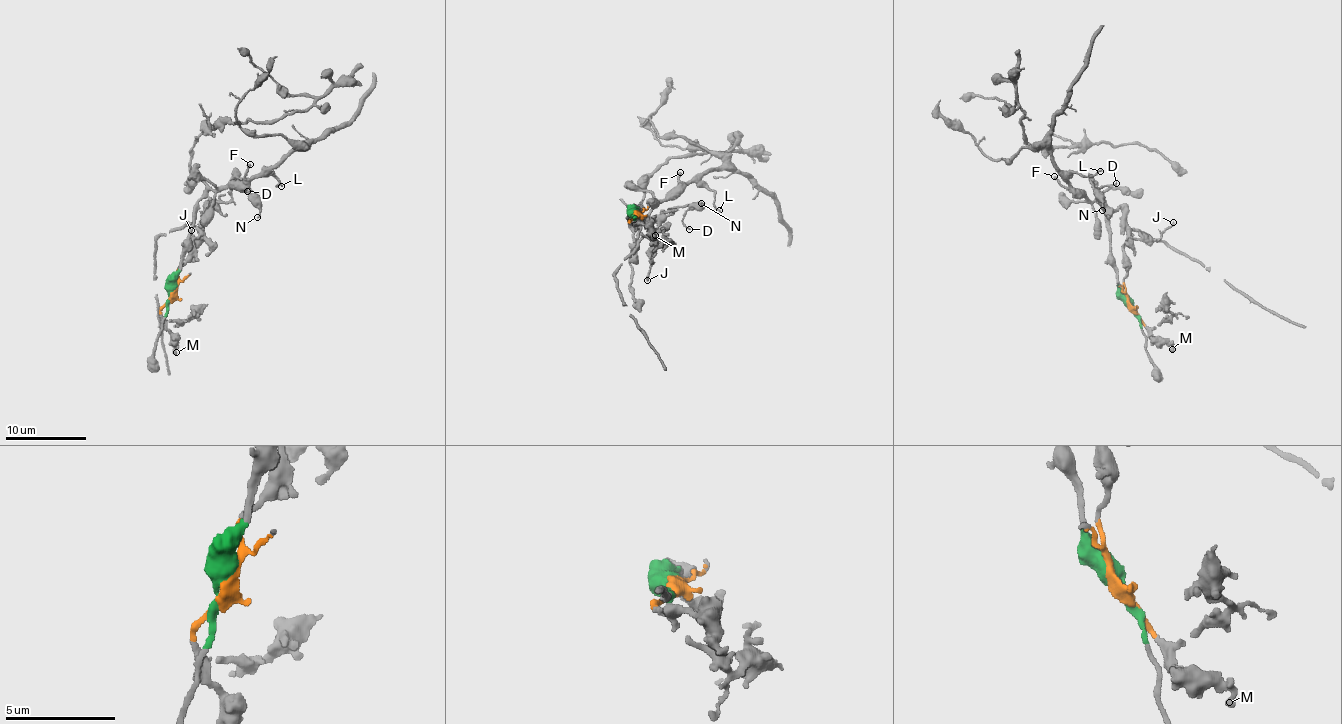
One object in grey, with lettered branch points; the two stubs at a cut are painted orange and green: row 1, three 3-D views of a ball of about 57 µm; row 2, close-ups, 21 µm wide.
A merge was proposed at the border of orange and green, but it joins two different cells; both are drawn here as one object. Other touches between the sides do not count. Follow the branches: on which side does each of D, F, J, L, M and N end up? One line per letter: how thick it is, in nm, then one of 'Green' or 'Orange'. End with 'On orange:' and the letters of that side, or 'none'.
D: Thickness 150 nm. Orange
F: Thickness 220 nm. Green
J: Thickness 180 nm. Orange
L: Thickness 140 nm. Green
M: Thickness 320 nm. Orange
N: Thickness 150 nm. Orange
On orange: D, J, M, N

